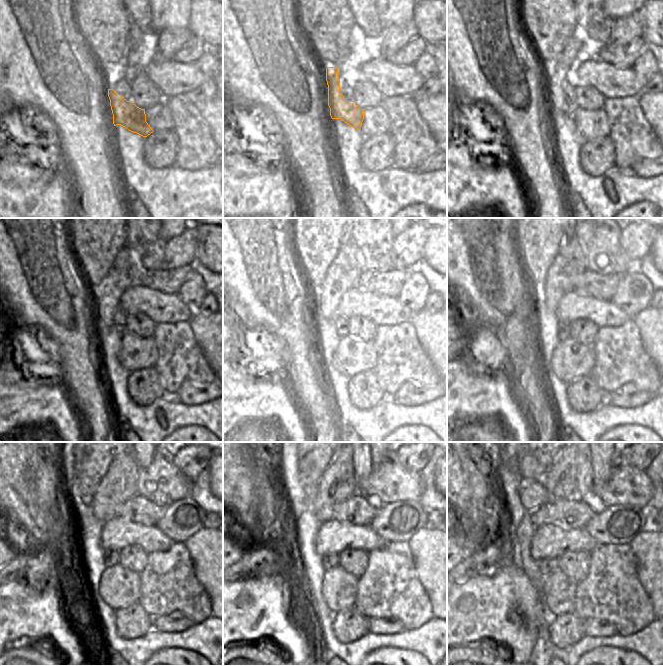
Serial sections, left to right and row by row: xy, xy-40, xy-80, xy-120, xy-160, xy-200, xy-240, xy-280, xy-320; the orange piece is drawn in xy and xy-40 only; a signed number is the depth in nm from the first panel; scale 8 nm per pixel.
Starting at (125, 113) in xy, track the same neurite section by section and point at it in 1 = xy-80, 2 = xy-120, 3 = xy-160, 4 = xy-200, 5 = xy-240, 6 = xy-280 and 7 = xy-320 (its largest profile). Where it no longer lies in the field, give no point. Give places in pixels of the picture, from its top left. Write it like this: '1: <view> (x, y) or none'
1: xy-80 (556, 72)
2: xy-120 (122, 274)
3: xy-160 (343, 273)
4: xy-200 (570, 262)
5: xy-240 (120, 483)
6: xy-280 (338, 483)
7: xy-320 (559, 479)

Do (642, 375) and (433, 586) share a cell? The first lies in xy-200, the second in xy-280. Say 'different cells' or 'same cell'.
different cells

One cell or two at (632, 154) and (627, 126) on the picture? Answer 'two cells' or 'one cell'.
one cell

